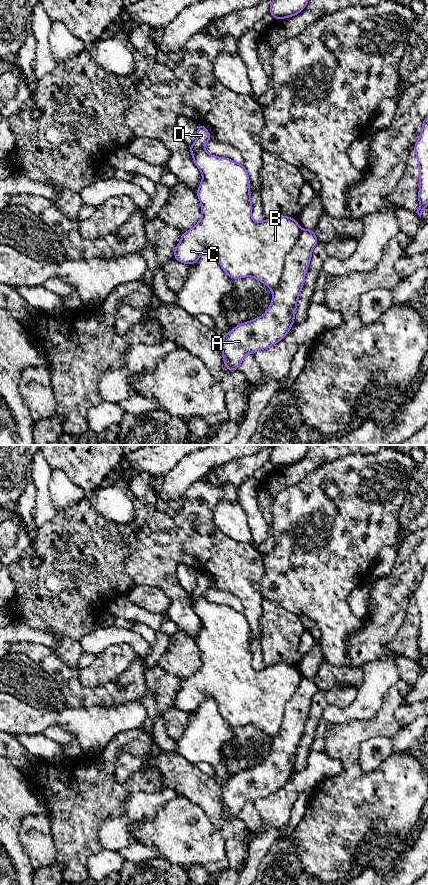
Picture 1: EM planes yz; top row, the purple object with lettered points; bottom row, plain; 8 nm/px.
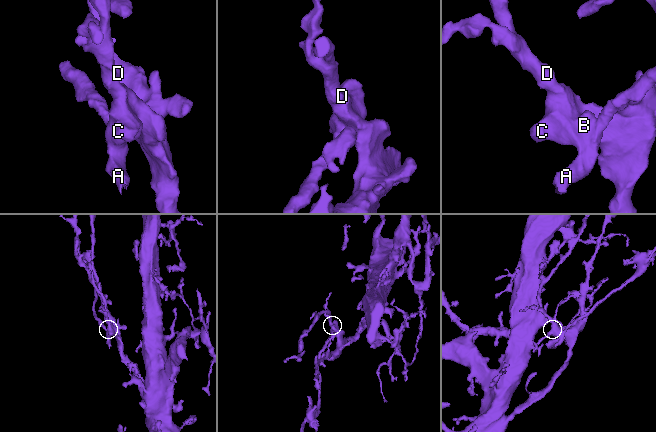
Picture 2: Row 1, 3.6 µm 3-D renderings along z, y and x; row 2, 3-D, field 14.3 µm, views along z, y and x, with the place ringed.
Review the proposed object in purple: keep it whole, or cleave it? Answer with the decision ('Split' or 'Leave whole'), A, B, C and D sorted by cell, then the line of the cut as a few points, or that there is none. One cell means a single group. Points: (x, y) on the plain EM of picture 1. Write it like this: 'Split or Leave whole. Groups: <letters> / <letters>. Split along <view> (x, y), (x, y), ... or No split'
Split. Groups: A / B C D. Split along yz (301, 677), (296, 691), (285, 706), (281, 728), (272, 738)

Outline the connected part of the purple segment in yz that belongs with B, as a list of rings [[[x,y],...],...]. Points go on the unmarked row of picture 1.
[[[199,571],[196,588],[188,594],[193,610],[203,624],[196,639],[202,663],[195,674],[182,682],[174,696],[173,707],[193,713],[202,701],[214,699],[222,718],[233,728],[253,725],[273,738],[281,729],[285,706],[296,692],[301,676],[297,668],[285,663],[260,670],[253,668],[248,620],[241,611],[209,602],[204,594],[212,586],[204,573]]]

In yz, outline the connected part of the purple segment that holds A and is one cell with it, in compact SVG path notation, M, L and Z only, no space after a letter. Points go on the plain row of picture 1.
M301 677L296 692L285 706L281 729L272 738L272 750L267 759L222 783L221 800L227 818L239 817L247 802L268 797L289 781L312 698L318 691L314 678Z

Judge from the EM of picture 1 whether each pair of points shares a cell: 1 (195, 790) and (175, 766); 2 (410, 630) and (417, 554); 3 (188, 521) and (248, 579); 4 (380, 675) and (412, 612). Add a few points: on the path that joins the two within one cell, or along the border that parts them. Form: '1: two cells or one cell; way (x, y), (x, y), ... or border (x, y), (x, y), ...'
1: one cell; way (192, 784), (180, 772)
2: two cells; border (413, 593), (410, 595), (409, 605), (404, 616)
3: one cell; way (203, 535), (233, 564)
4: two cells; border (387, 649), (394, 653)

